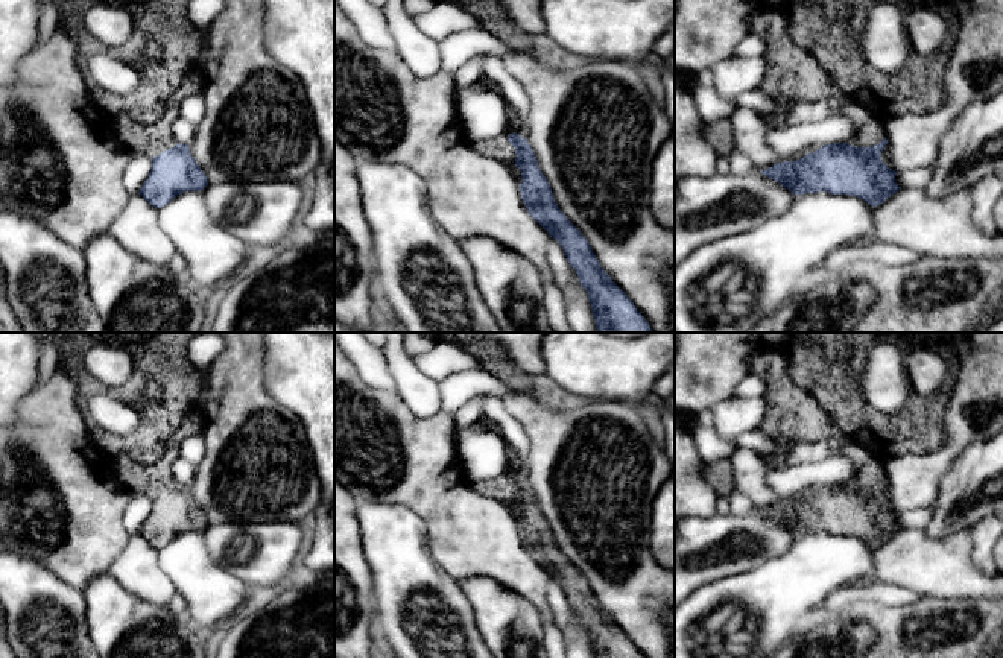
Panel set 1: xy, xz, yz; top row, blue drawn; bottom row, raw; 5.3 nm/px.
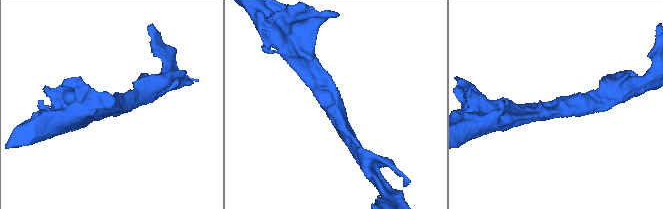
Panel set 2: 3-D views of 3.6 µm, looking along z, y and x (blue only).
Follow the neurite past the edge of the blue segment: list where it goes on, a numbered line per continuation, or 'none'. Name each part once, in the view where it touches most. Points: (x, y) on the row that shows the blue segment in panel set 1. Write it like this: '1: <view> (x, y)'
1: xz (499, 148)

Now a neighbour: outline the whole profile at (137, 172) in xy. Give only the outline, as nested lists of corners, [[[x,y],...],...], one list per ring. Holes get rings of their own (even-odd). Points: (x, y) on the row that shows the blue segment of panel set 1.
[[[134,152],[125,173],[123,185],[129,195],[135,195],[143,187],[152,170],[152,158],[143,152]]]

